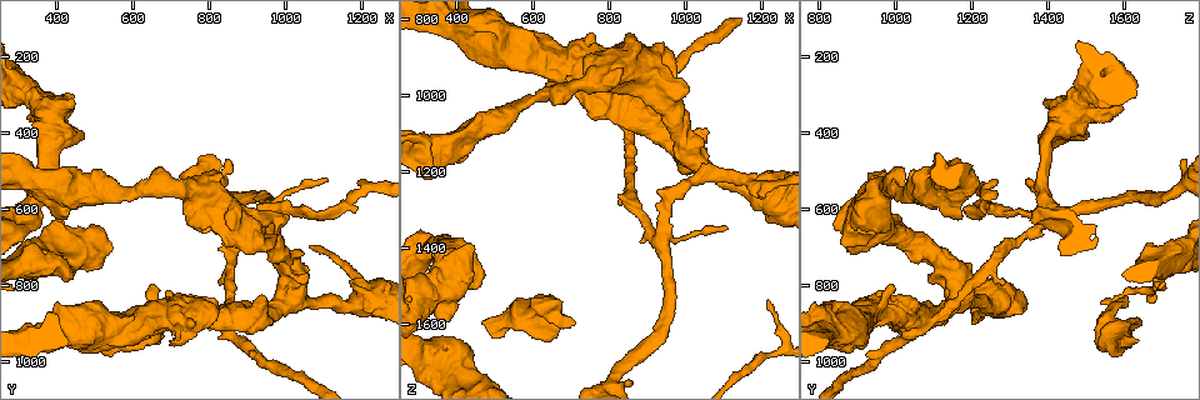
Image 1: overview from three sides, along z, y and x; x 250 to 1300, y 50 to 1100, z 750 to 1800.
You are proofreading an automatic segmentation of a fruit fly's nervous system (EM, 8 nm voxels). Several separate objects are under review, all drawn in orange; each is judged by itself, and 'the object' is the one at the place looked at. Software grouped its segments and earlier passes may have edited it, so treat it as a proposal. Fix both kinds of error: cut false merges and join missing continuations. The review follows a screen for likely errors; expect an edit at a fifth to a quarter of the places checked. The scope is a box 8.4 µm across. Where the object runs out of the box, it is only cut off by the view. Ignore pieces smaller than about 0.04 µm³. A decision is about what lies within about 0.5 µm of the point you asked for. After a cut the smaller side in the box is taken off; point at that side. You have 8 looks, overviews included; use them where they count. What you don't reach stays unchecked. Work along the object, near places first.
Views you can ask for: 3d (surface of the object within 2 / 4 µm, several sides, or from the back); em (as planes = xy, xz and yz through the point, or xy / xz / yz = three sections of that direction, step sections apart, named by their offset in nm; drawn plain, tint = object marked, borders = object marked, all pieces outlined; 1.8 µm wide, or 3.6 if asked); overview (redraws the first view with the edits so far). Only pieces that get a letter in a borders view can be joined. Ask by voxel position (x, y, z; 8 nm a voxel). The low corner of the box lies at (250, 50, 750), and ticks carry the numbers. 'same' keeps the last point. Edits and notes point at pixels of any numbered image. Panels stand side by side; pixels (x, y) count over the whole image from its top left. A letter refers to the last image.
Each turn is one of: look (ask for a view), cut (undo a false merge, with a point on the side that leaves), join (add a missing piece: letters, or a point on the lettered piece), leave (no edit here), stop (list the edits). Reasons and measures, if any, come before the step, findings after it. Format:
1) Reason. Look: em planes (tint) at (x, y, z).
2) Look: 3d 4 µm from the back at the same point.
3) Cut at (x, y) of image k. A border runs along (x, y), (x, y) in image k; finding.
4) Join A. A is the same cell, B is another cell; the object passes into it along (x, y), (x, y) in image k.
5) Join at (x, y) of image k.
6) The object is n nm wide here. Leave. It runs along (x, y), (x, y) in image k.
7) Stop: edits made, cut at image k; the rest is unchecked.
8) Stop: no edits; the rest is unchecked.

Small branch off a trunk. Look: 3d 4 µm at (860, 890, 1075).

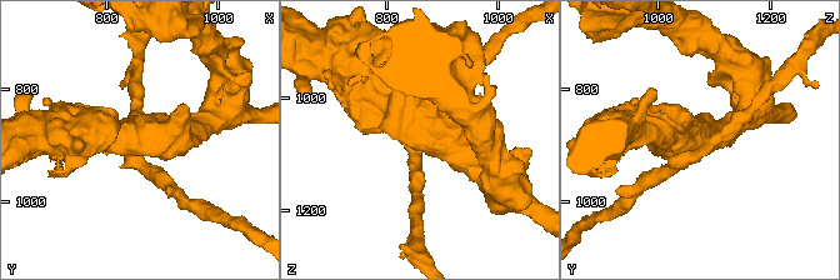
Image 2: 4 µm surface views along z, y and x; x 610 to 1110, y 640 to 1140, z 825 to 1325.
Now the EM. Look: em planes (plain) at (860, 885, 1075).

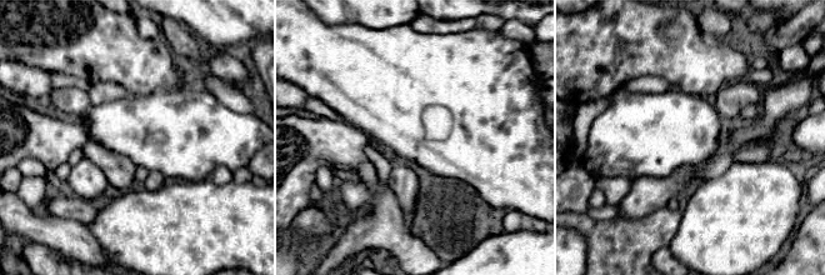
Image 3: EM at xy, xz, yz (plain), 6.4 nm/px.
What lies round it. Look: em planes (borders) at the same point.

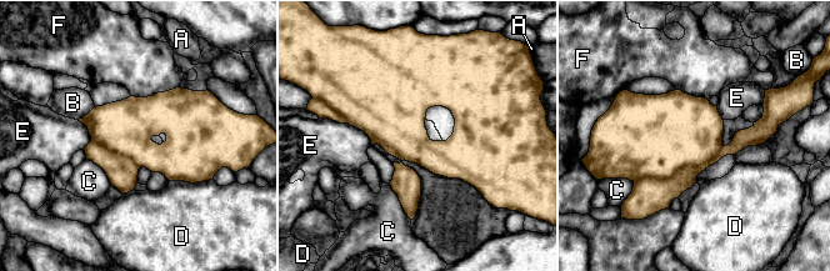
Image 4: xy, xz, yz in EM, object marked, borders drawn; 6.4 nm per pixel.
Cut at (650, 195) of image 4. A, B, C, D, E and F are other cells; the part that leaves runs along (766, 111), (750, 136), (674, 186), (638, 184) in image 4; a second neuron is stuck on.

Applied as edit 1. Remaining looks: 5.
Look: em xy step 16 (borders) at (700, 845, 1575).

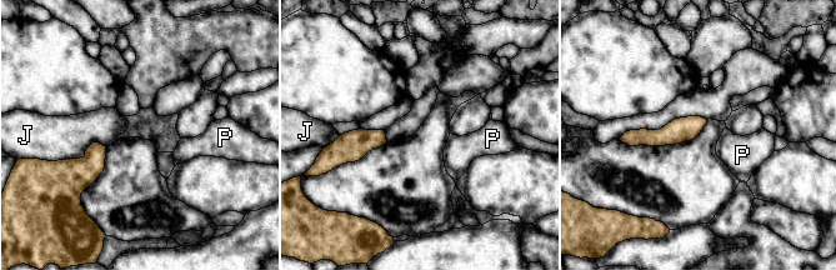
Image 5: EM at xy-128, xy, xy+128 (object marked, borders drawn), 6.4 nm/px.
Look: em planes (borders) at the same point.

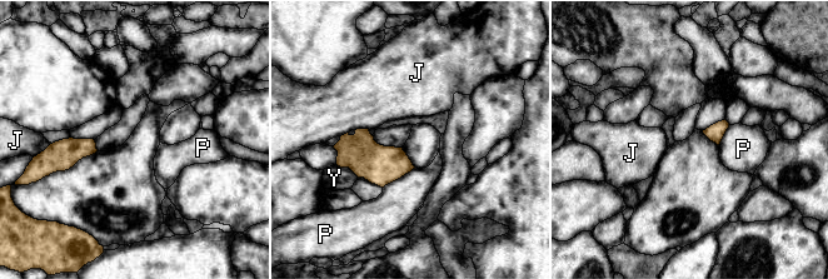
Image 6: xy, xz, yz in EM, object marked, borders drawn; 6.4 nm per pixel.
The object is 110 nm wide here. Leave. J, P and Y are other cells; a border runs along (415, 168), (383, 188) in image 6; no lettered piece goes on from it.

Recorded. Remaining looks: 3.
Stop: edits made, cut at image 4; the rest is unchecked.

